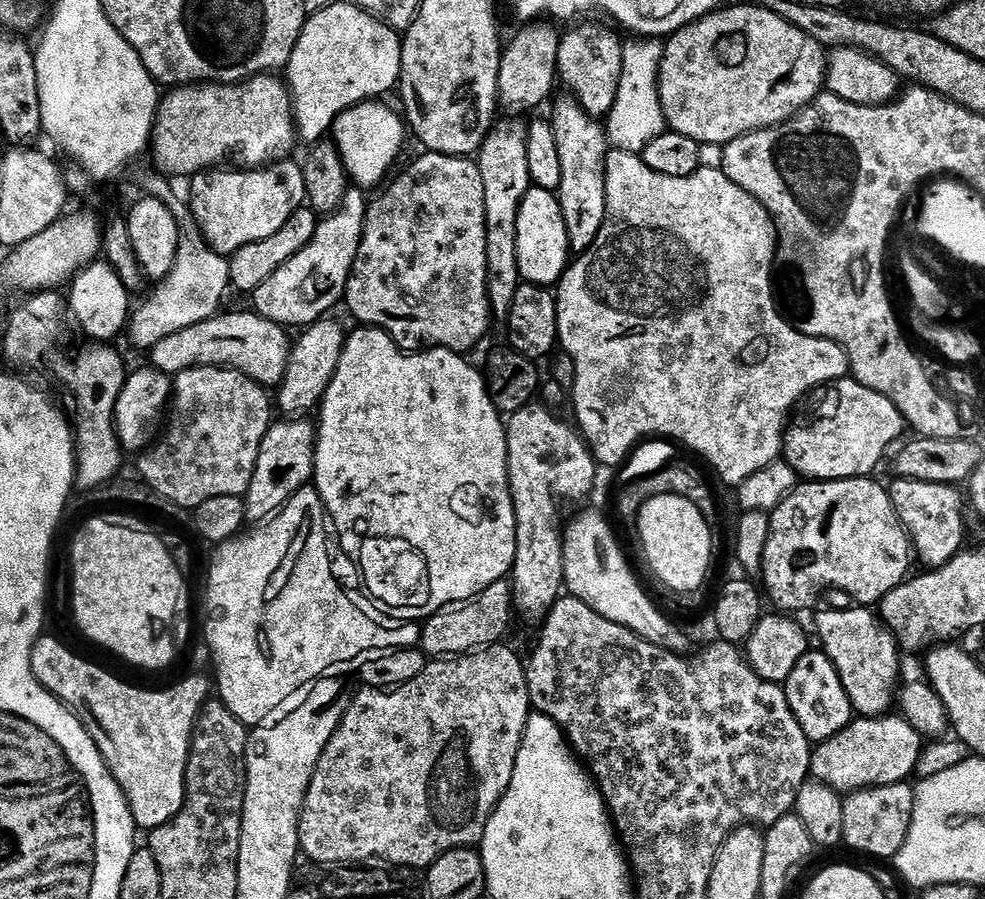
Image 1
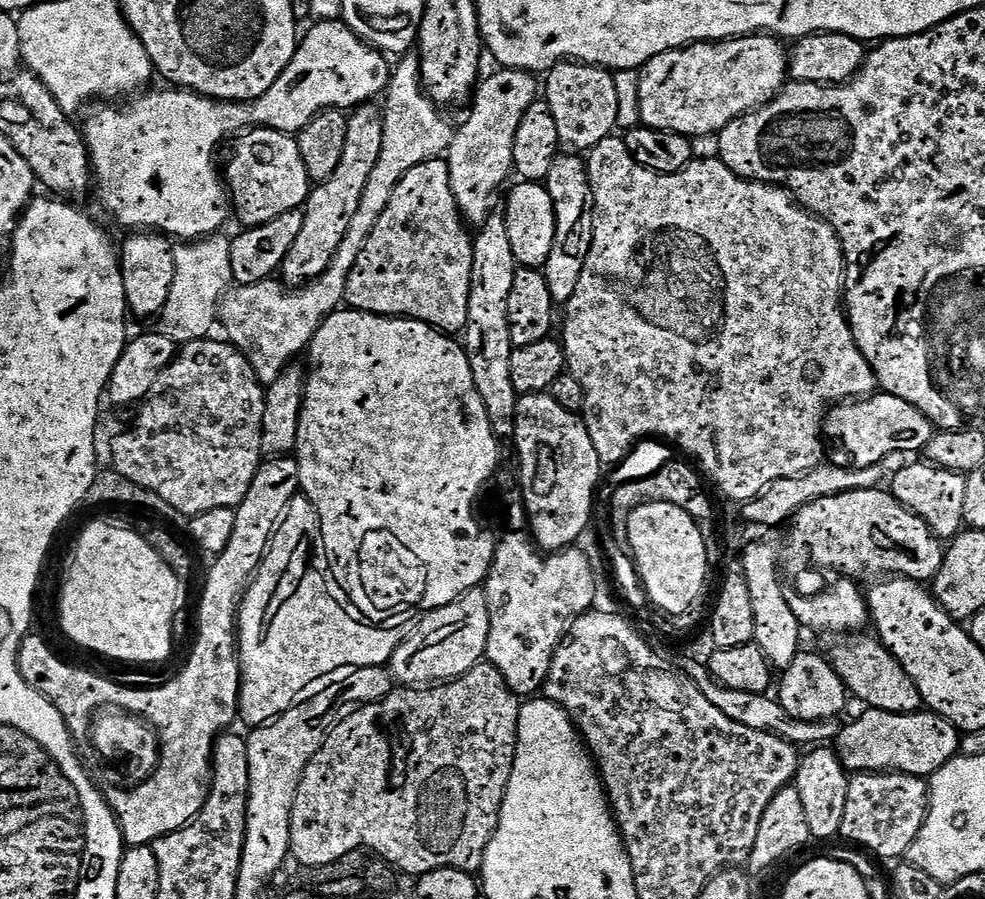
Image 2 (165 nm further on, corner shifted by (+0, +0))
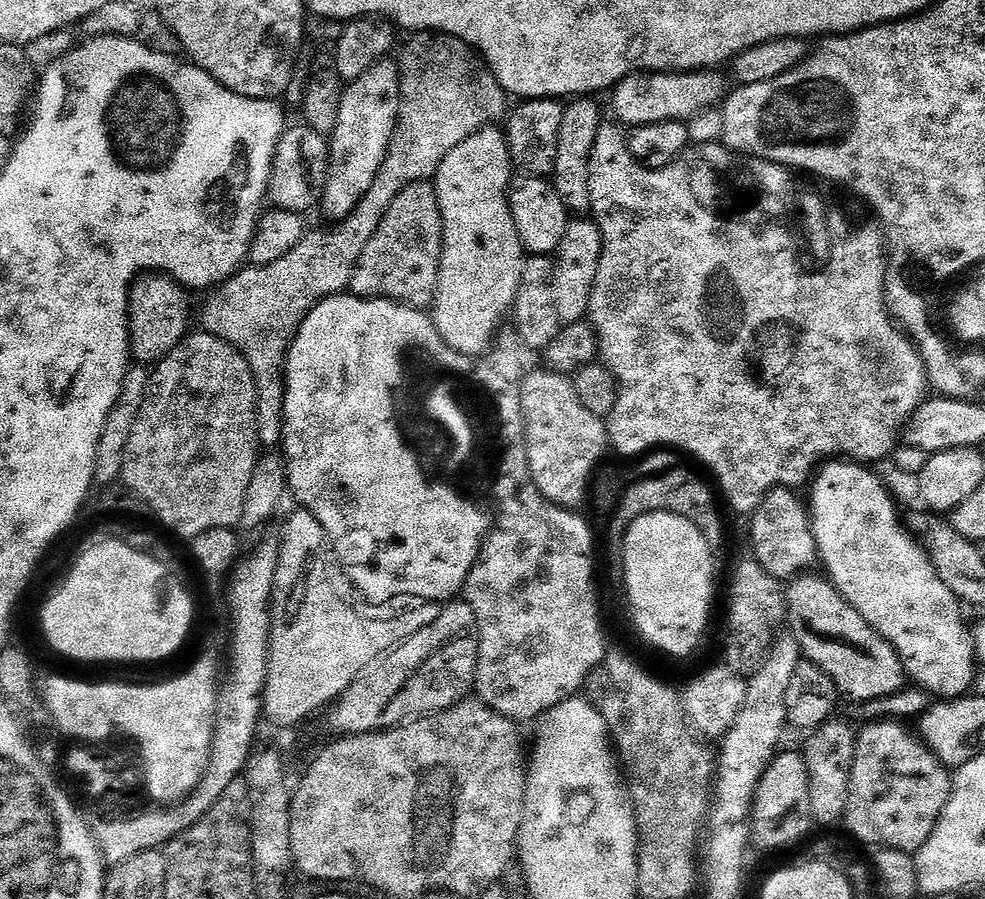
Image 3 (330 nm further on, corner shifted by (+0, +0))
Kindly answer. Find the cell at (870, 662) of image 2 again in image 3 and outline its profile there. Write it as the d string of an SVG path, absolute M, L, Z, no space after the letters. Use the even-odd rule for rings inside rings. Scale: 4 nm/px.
M800 574L789 579L786 584L786 624L792 627L791 639L800 644L803 659L817 664L822 671L836 683L837 693L841 697L849 696L849 701L873 700L899 692L906 684L906 673L896 651L844 600L844 595L832 585L831 580L820 576Z

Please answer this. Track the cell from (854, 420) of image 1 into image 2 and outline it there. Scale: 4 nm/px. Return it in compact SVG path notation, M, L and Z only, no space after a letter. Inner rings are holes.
M873 394L829 408L824 417L823 437L831 463L844 468L864 468L881 465L890 451L923 453L933 431L930 418L910 406L910 402L887 394Z

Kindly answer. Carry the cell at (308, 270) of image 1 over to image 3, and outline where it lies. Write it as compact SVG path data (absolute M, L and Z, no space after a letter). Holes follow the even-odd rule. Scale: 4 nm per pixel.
M395 59L374 62L370 70L345 87L338 122L330 134L328 177L324 187L322 209L329 221L344 220L366 198L366 190L374 186L382 162L386 162L388 147L400 113L400 66Z

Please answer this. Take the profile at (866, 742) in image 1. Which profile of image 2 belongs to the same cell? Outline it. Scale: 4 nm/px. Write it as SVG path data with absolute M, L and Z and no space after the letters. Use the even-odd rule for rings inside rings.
M864 710L857 720L845 723L836 735L834 747L849 774L861 772L901 772L931 778L960 750L961 731L934 712L883 712Z

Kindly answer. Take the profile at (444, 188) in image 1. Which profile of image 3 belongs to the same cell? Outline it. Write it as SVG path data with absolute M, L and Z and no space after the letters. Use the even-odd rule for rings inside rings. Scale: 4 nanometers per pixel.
M419 180L406 186L390 202L378 230L374 230L374 238L366 242L366 250L362 250L352 275L351 295L394 300L410 308L427 309L436 298L439 254L443 246L444 227L435 183Z

